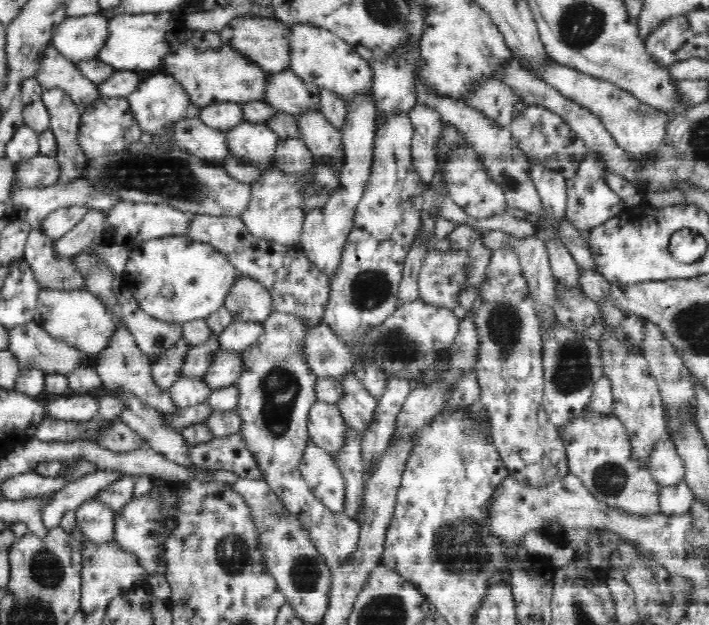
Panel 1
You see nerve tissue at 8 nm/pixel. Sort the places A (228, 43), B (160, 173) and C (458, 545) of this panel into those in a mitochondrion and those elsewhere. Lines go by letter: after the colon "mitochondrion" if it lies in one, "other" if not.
A: other
B: mitochondrion
C: mitochondrion

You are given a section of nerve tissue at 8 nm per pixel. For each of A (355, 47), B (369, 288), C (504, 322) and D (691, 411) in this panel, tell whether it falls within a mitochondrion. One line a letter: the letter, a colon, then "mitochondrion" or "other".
A: other
B: mitochondrion
C: mitochondrion
D: other

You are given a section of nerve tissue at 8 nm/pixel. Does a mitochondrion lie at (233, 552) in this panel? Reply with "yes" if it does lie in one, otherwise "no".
yes

